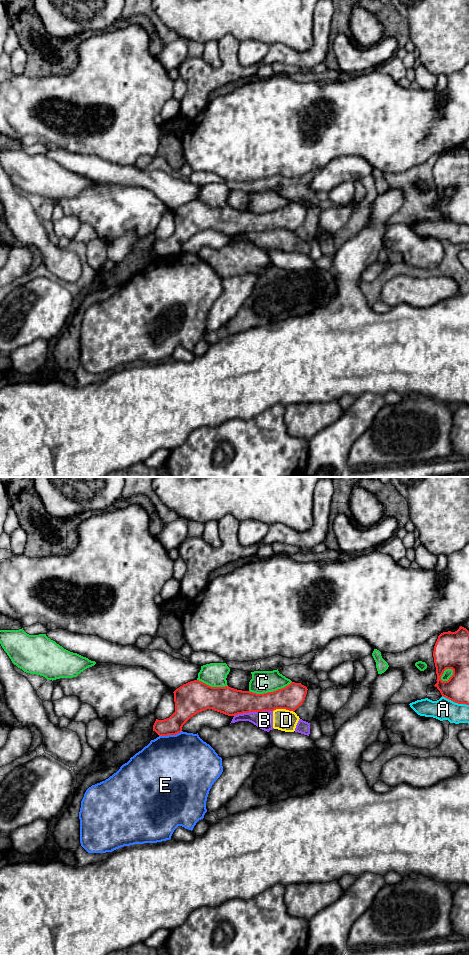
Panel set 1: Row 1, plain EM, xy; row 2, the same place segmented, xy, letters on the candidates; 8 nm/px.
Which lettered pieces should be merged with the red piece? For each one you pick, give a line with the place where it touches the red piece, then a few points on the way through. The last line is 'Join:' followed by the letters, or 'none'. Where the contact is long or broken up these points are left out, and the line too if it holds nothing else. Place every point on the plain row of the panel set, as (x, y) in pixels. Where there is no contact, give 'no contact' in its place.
Join: none

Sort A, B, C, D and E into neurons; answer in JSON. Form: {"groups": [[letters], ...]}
{"groups": [["A"], ["B", "D"], ["C"], ["E"]]}

